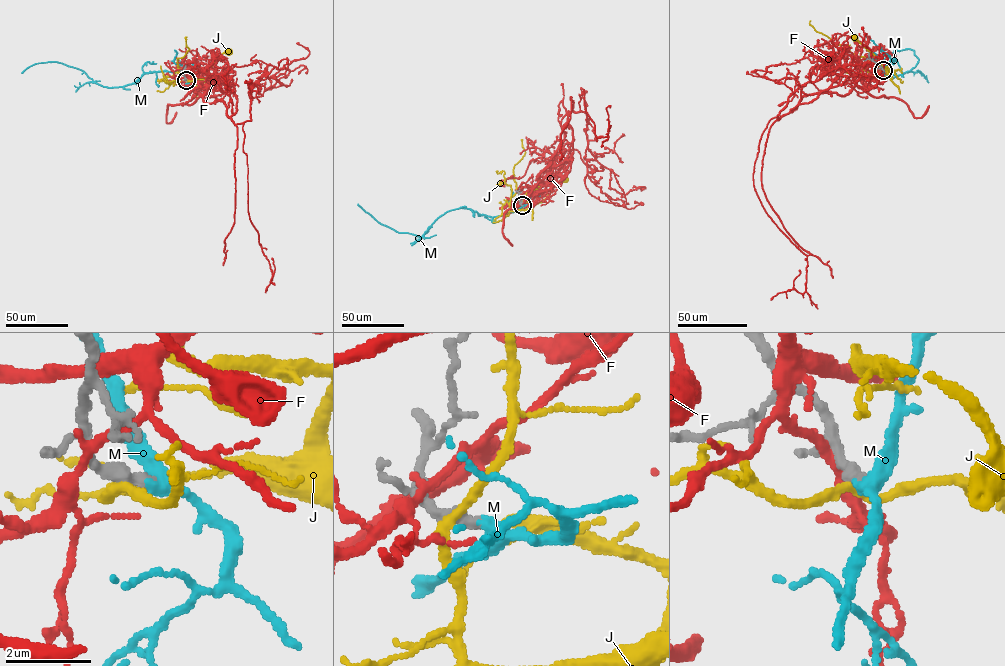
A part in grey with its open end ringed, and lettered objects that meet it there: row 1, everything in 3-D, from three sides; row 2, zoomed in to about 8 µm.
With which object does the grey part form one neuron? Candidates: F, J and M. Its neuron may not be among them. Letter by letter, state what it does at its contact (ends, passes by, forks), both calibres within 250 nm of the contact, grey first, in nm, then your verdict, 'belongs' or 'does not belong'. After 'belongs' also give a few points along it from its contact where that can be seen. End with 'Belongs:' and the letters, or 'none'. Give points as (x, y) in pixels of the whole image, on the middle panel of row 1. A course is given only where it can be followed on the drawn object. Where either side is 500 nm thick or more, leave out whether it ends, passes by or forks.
F: it passes by | 220/200 nm | does not belong
J: it passes by | 380/200 nm | does not belong
M: it passes by | 320/320 nm | belongs | via (522, 205), (496, 216), (463, 208), (450, 210), (418, 236), (378, 223), (358, 204)
Belongs: M

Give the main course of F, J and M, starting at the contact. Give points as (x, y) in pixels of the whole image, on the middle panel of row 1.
F: (521, 204), (544, 184), (539, 175), (568, 115), (580, 110), (578, 94), (597, 137), (608, 136), (611, 105)
J: (522, 205), (522, 209), (532, 208), (558, 181), (564, 179)
M: (522, 205), (496, 216), (463, 208), (450, 210), (418, 236), (378, 223), (358, 204)

